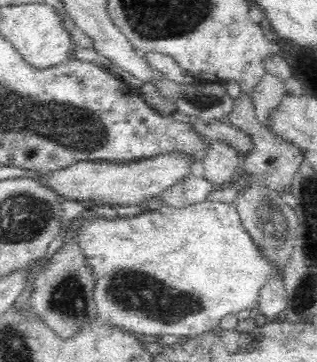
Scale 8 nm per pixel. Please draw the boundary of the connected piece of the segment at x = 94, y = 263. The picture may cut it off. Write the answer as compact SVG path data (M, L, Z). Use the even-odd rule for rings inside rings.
M206 199L198 204L185 206L184 208L176 208L174 206L163 205L157 210L142 210L142 212L133 217L117 217L116 220L104 220L104 217L94 220L94 222L86 222L84 226L78 226L74 230L74 240L80 245L82 254L86 260L86 266L91 268L91 274L94 276L94 300L100 320L108 321L117 328L122 328L126 333L142 337L146 334L164 335L172 334L172 336L200 335L204 331L211 330L212 327L218 326L222 322L224 316L228 314L238 314L242 310L251 310L256 313L258 302L260 302L260 288L274 278L276 269L272 267L270 261L262 257L262 252L257 244L252 241L250 233L241 223L236 203L218 202Z

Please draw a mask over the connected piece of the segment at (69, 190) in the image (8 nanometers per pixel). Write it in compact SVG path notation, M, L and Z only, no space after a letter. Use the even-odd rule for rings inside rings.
M162 155L146 160L115 164L114 161L80 161L64 167L60 172L48 172L42 178L44 189L51 190L59 198L70 200L94 200L96 204L140 206L152 197L158 197L168 188L183 182L189 175L182 156Z

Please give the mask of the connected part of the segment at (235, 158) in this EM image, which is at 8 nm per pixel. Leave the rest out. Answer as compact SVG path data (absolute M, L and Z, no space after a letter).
M214 141L213 149L203 162L204 178L215 187L228 185L237 172L241 156L228 142Z

